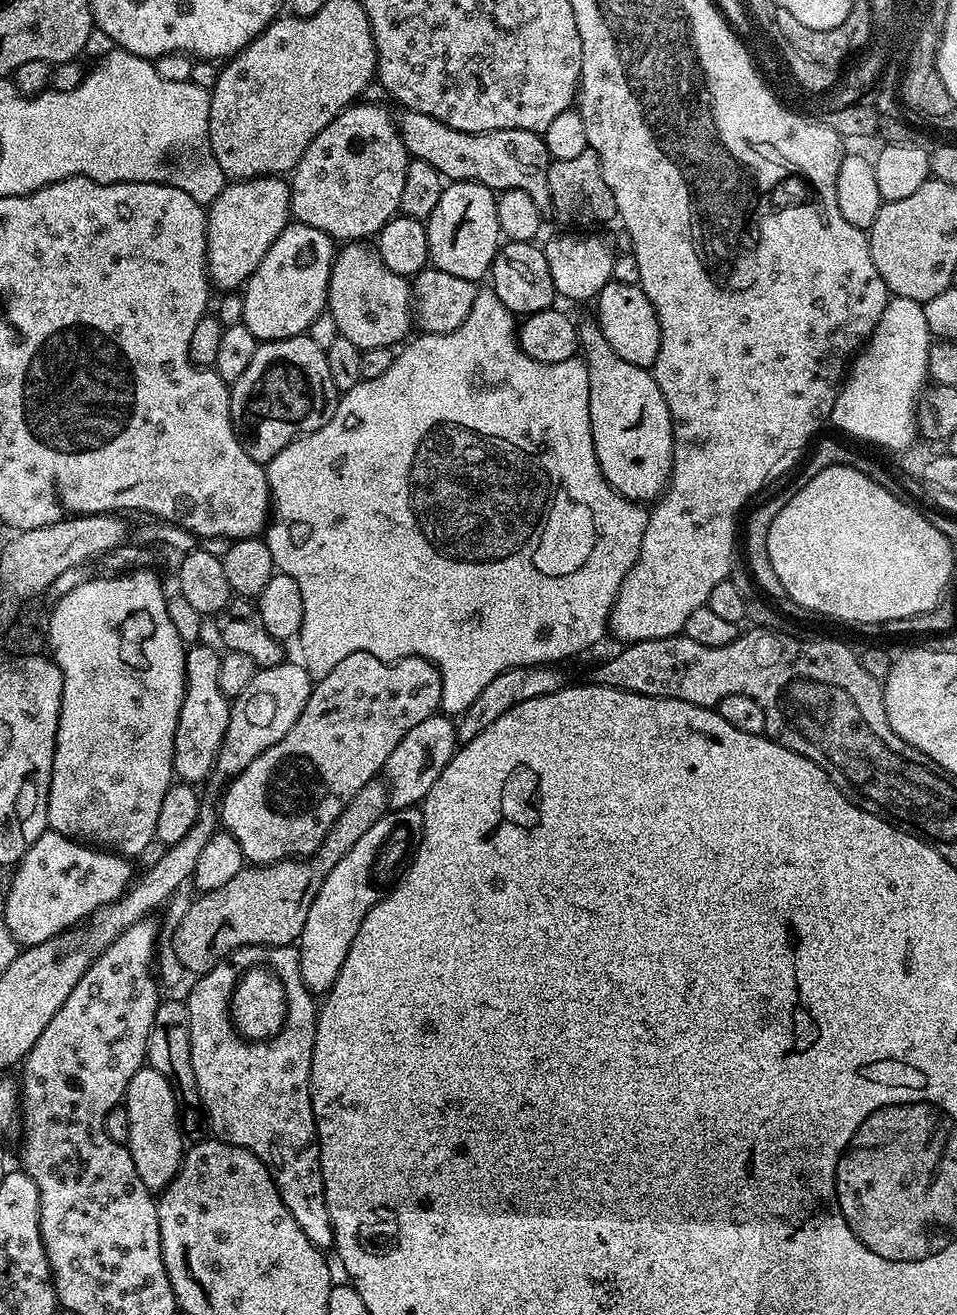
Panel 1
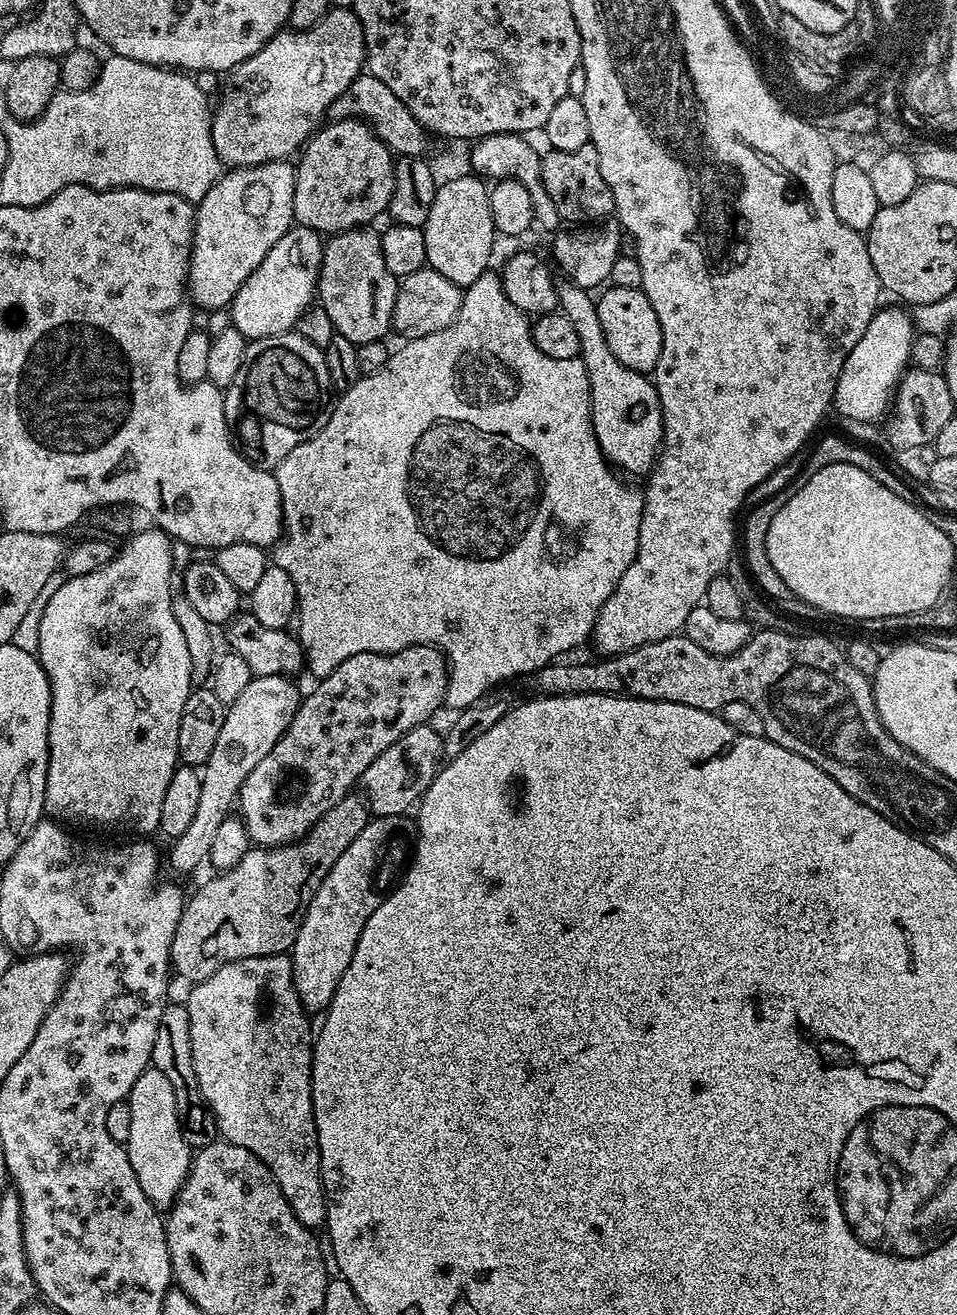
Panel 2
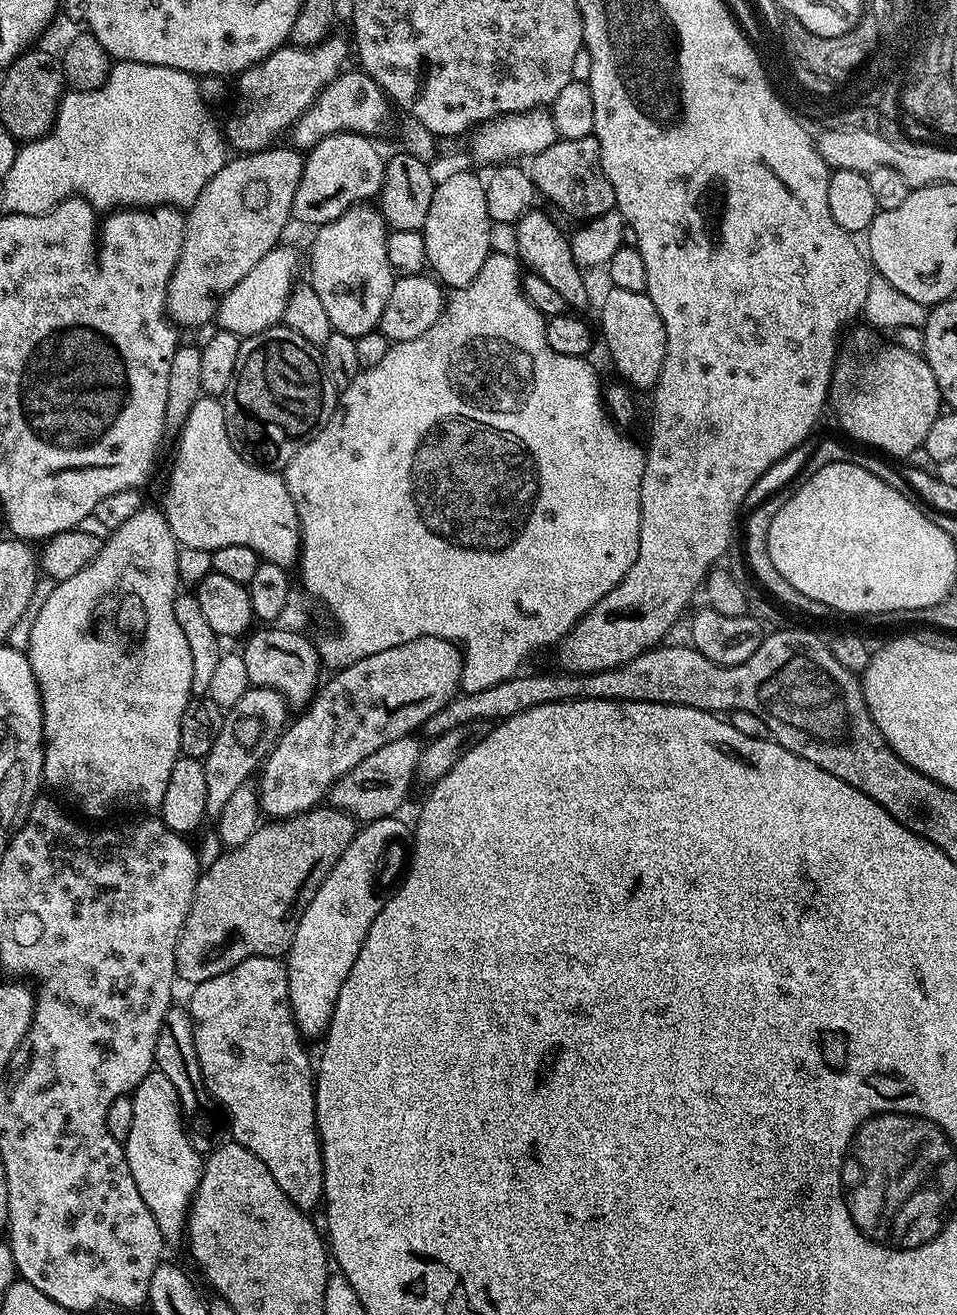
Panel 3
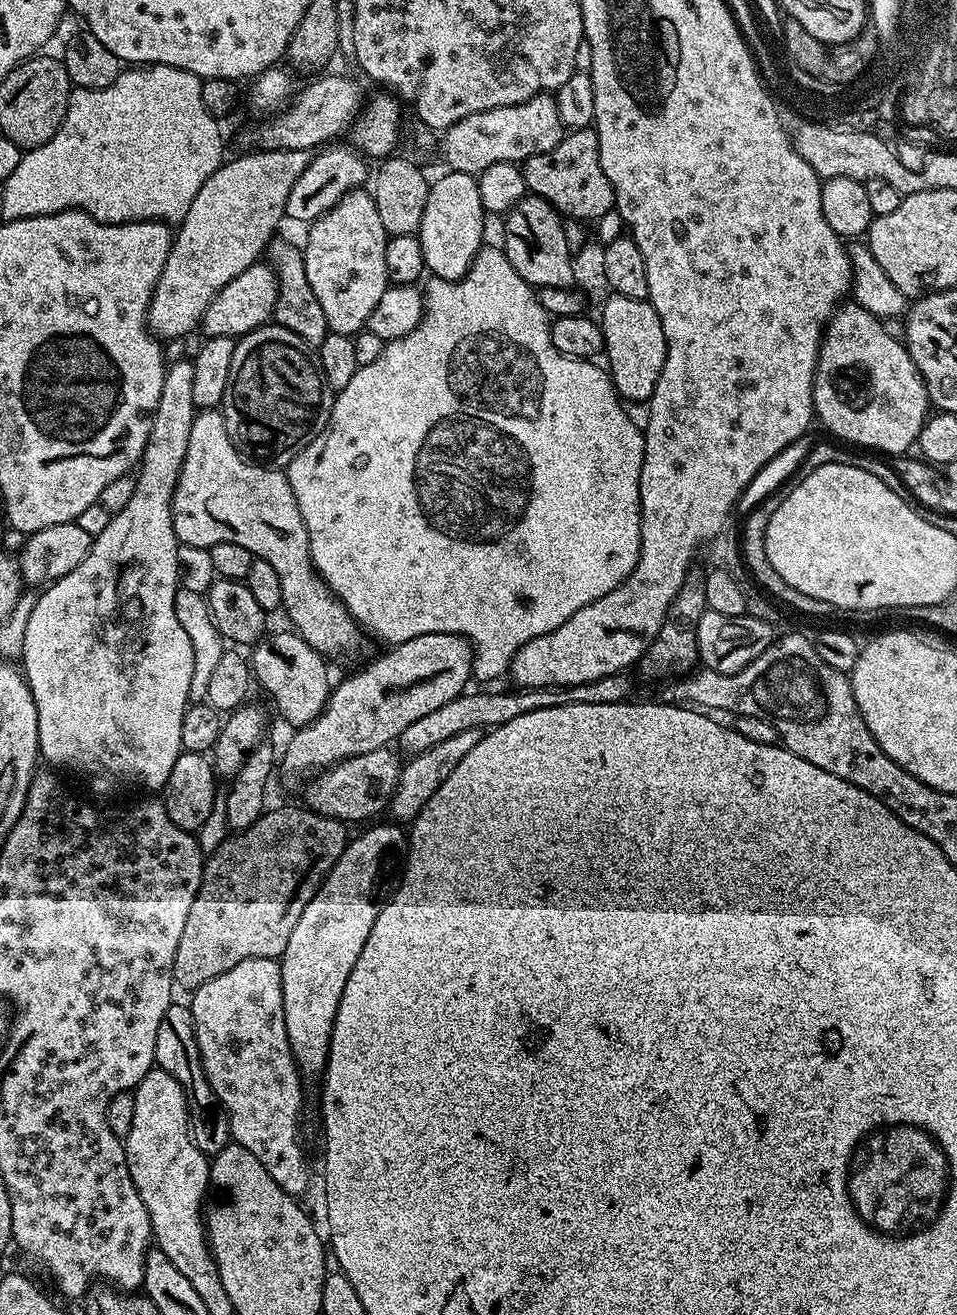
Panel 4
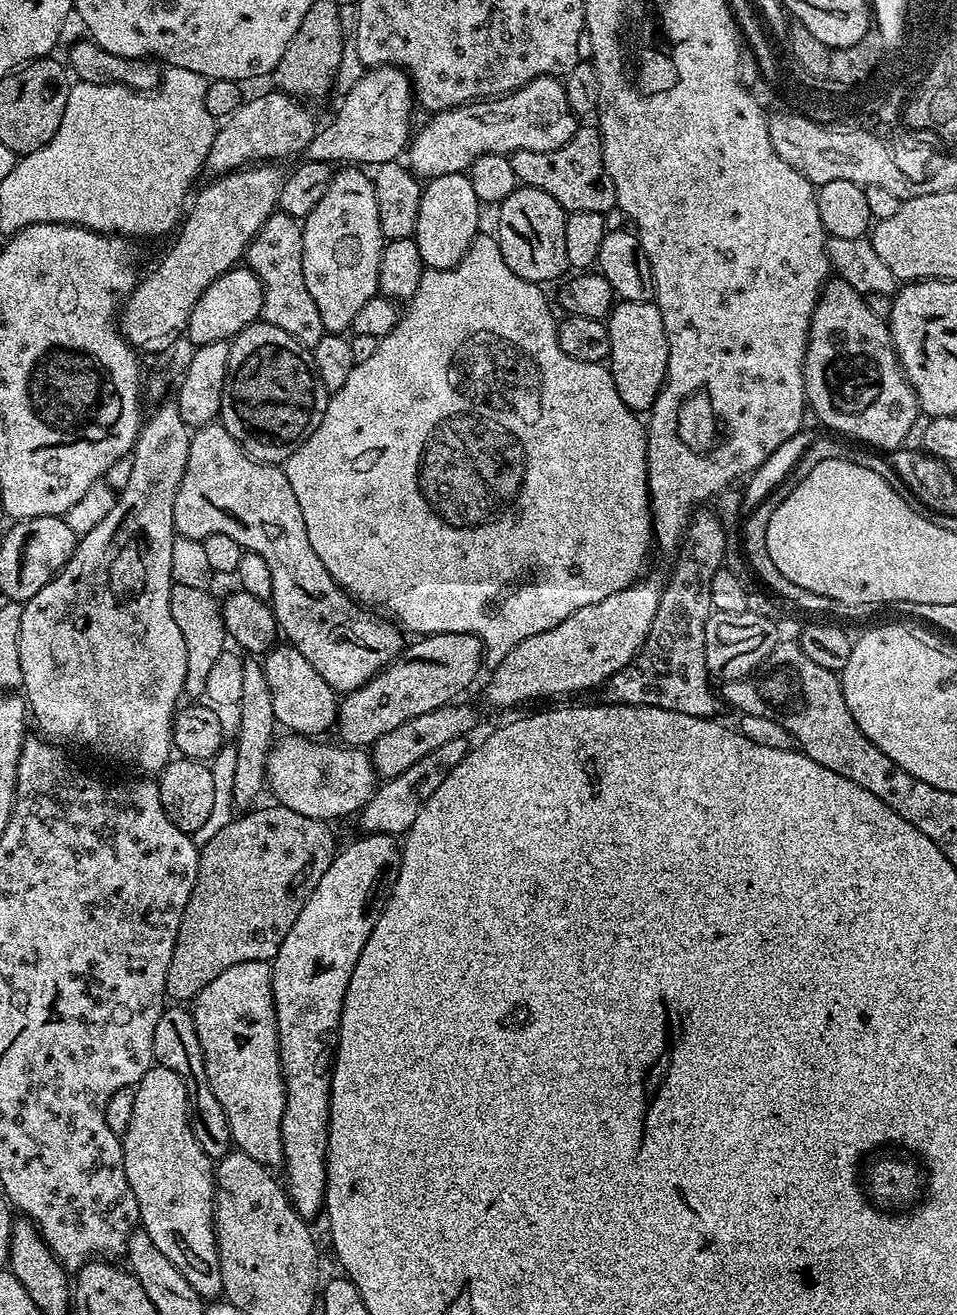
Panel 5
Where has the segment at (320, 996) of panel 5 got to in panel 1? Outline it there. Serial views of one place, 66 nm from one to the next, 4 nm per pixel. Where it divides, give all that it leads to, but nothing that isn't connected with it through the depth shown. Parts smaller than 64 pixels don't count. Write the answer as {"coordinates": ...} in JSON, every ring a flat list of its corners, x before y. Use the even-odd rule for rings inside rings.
{"coordinates":[[419,807,392,808,381,820,376,820,374,826,370,826,370,830,366,830,366,834,362,834,362,838,358,838,358,842,354,842,354,846,350,846,350,850,332,867,330,874,324,876,310,906,310,914,306,914,306,926,298,941,302,982,309,992,326,994,332,989,342,970,342,962,346,962,346,954,350,954,358,926,362,926,368,911,385,895,383,876,396,882,404,875,405,865,391,860,384,853,384,847,388,843,396,844,405,858,411,857,420,847,423,833,424,813]]}

